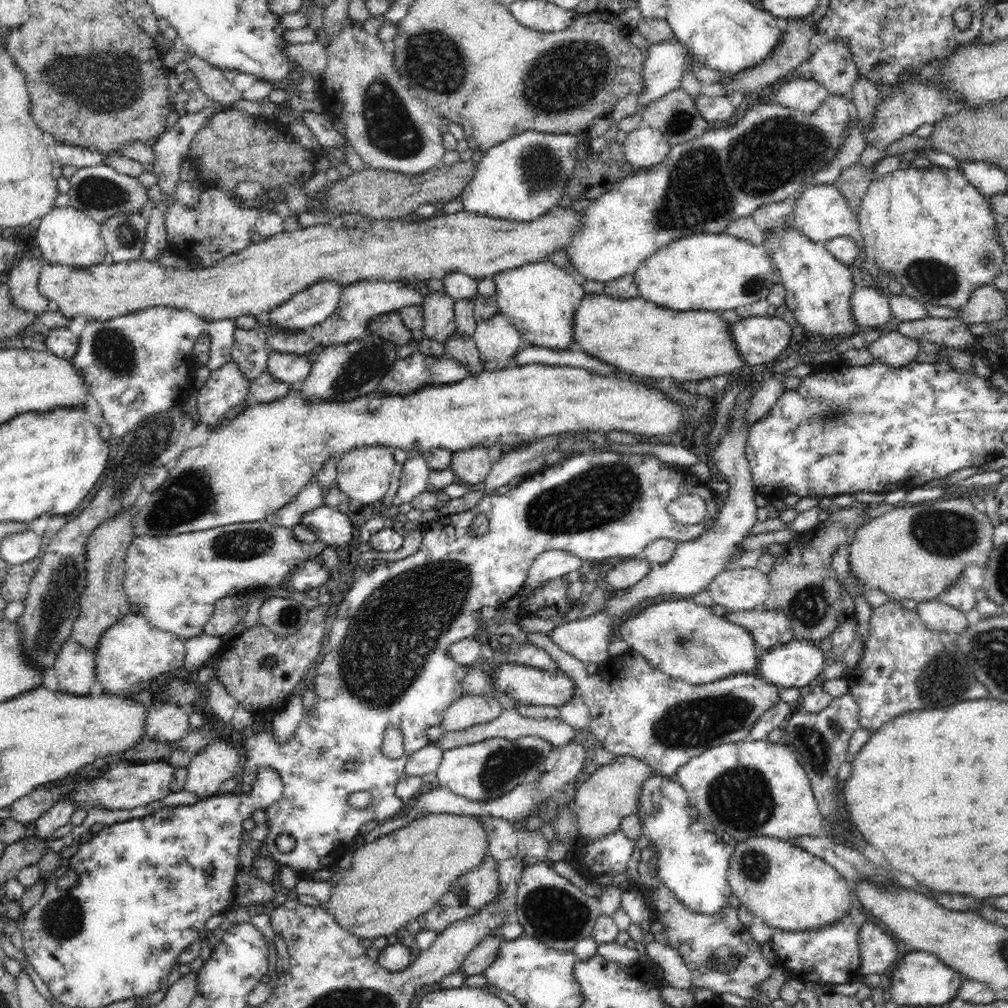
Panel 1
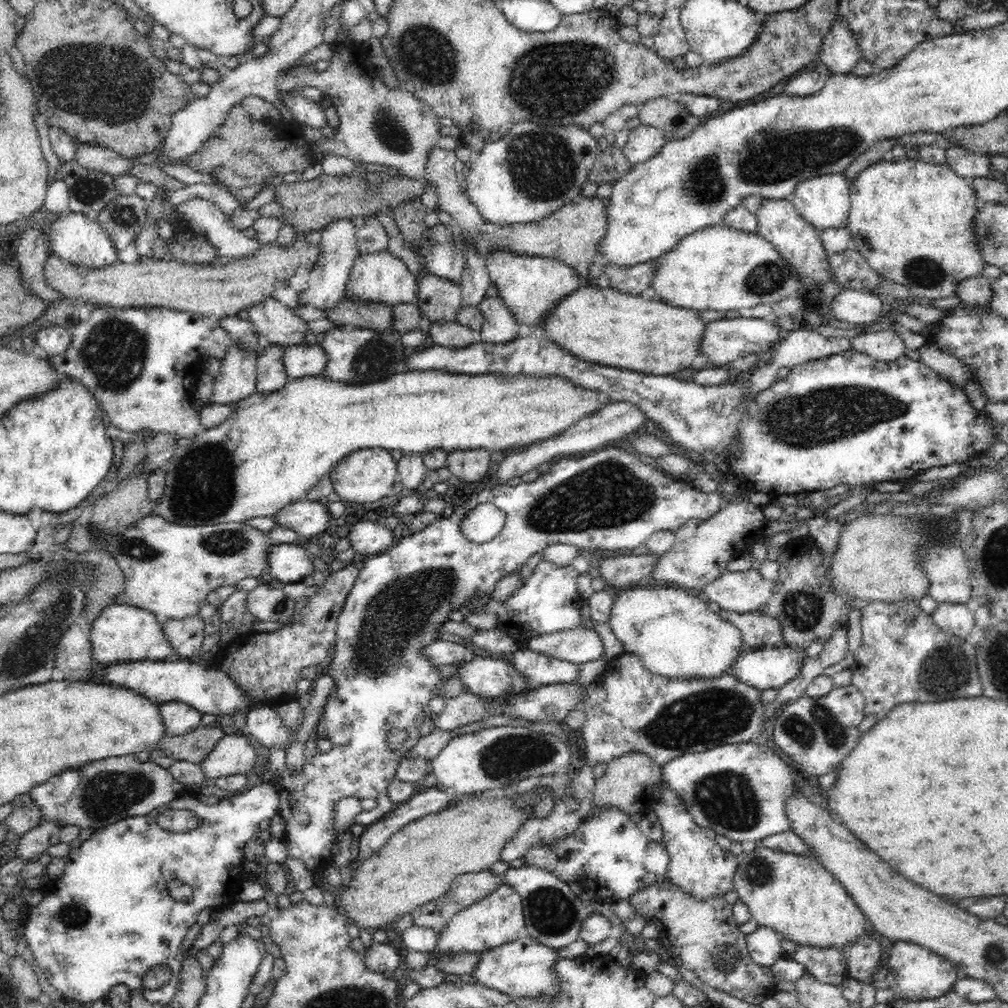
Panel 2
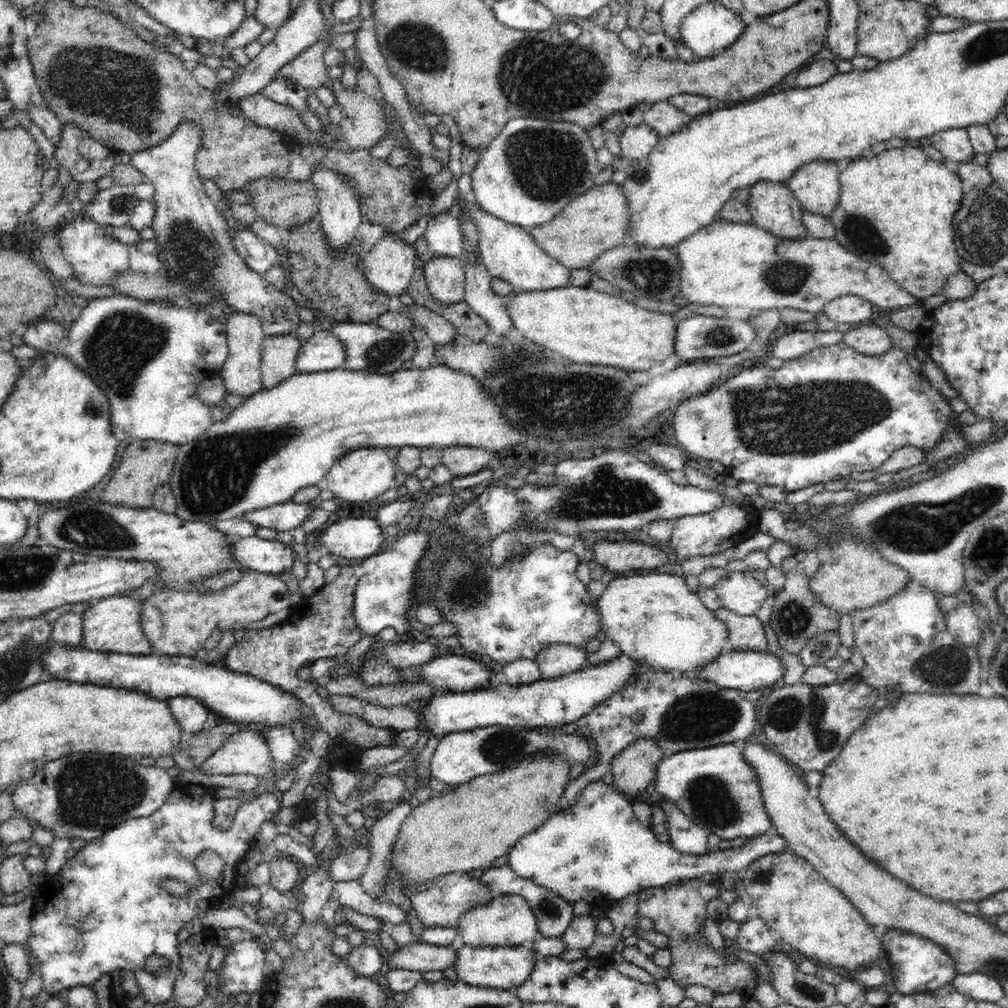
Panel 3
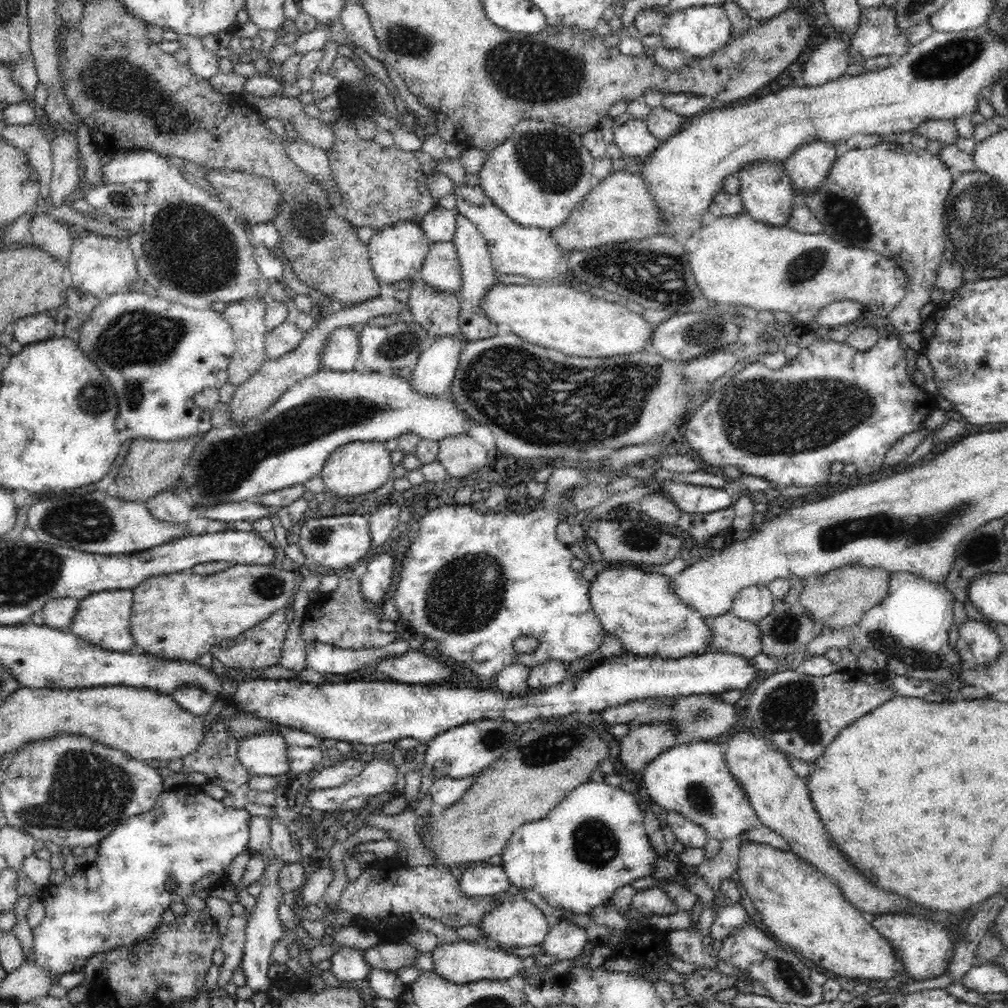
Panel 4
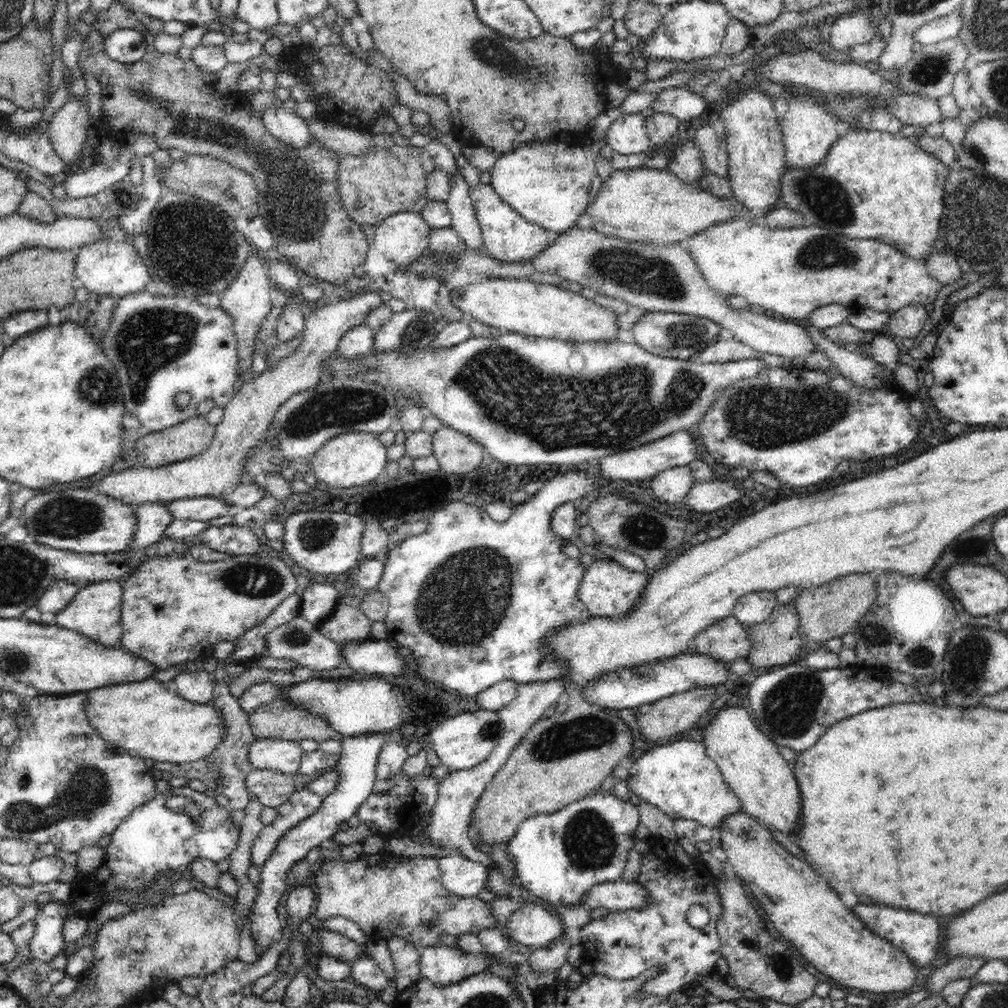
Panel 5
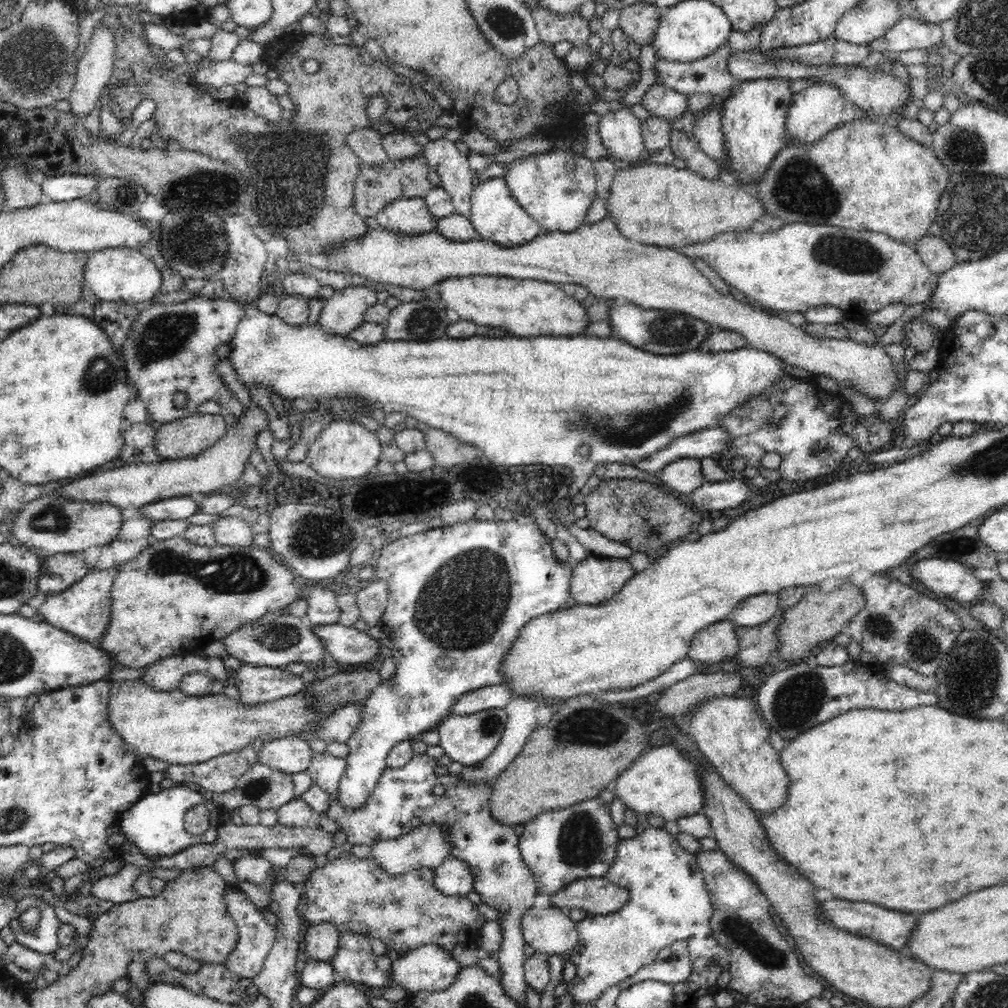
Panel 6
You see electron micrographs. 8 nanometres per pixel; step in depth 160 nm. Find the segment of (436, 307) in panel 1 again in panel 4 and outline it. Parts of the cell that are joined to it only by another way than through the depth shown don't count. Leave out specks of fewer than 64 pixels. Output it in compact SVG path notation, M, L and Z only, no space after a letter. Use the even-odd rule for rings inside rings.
M453 241L431 243L419 275L438 291L460 290L462 269Z

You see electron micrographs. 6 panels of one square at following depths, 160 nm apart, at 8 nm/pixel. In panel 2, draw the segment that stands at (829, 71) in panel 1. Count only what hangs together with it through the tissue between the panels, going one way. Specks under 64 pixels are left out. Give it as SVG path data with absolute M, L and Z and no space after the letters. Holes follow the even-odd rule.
M835 19L830 32L824 37L819 52L821 60L834 75L849 75L861 59L858 43L850 27Z

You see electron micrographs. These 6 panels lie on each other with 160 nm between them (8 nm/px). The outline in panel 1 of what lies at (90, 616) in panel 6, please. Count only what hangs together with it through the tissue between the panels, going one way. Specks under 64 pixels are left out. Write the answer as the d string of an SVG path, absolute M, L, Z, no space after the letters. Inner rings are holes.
M140 613L124 615L112 627L105 630L101 639L97 642L95 655L95 671L97 680L103 686L103 693L112 696L122 696L123 699L131 699L134 691L152 688L152 684L166 675L166 672L180 672L185 661L185 641L170 632L164 632L153 627L146 617Z

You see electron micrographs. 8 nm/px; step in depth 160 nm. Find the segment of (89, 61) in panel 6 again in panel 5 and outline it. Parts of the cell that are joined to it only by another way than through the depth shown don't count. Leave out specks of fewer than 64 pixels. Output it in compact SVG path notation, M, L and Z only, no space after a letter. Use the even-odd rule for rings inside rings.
M71 95L48 124L49 138L54 151L64 161L65 173L80 167L78 156L92 123L88 110L86 103Z

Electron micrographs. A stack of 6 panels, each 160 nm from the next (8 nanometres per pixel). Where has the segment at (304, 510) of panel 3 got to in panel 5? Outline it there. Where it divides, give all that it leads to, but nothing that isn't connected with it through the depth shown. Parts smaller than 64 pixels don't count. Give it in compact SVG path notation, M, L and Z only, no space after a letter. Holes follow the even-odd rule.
M214 497L184 498L167 502L170 514L174 519L210 521L228 514L232 507L226 501Z

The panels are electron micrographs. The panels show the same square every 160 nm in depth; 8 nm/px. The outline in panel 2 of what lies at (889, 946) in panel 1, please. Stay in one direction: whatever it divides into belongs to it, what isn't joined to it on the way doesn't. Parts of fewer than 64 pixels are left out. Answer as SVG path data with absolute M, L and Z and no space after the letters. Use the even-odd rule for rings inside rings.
M866 934L848 948L848 970L851 978L863 983L872 982L882 957L882 946L877 934Z

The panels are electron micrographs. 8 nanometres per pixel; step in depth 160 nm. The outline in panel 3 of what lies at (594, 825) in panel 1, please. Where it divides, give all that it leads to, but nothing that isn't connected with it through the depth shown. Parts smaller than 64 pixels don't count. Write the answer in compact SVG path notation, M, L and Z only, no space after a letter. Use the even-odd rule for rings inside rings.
M644 738L629 743L611 764L613 782L610 786L628 800L636 798L653 782L658 763L664 757L654 739Z

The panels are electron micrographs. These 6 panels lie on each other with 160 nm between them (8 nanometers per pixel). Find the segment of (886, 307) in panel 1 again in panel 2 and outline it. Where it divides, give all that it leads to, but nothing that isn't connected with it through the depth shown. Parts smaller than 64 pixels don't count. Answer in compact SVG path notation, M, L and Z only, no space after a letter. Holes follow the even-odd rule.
M842 289L834 299L829 314L854 326L876 323L887 310L878 297L877 293Z

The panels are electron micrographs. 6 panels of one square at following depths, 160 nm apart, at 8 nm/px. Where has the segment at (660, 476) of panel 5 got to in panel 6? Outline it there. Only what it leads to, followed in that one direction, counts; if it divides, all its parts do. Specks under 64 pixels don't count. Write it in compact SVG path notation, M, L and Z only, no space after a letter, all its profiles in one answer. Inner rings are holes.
M680 458L661 472L665 487L674 490L674 493L686 496L705 482L701 460L698 458Z

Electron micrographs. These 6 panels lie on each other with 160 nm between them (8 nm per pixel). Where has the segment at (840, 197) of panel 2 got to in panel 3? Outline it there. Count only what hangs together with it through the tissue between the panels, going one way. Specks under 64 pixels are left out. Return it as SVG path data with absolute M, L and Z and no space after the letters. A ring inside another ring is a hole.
M814 161L798 168L784 183L803 210L829 218L839 201L840 174L834 162Z

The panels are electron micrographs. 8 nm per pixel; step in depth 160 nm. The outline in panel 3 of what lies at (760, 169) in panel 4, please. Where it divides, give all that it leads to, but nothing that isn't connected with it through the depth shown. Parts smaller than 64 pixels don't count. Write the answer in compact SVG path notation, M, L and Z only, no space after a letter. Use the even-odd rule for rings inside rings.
M757 182L749 188L747 210L752 222L780 239L805 239L803 206L785 183Z

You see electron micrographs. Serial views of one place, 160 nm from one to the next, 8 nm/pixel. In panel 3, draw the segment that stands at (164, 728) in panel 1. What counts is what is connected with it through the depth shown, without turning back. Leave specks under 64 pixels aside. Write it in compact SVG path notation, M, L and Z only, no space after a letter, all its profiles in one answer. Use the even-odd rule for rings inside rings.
M192 696L176 697L167 702L175 722L182 729L182 734L185 737L204 729L209 714L208 707L202 705Z

